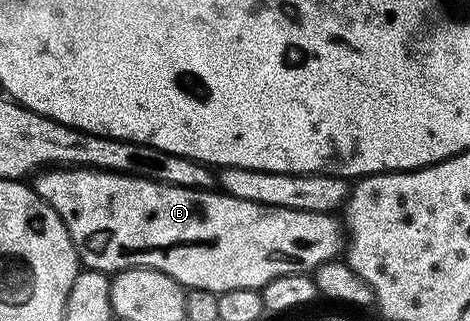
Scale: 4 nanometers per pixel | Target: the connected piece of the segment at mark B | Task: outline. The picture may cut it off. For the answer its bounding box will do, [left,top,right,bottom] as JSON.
[34,168,346,294]

